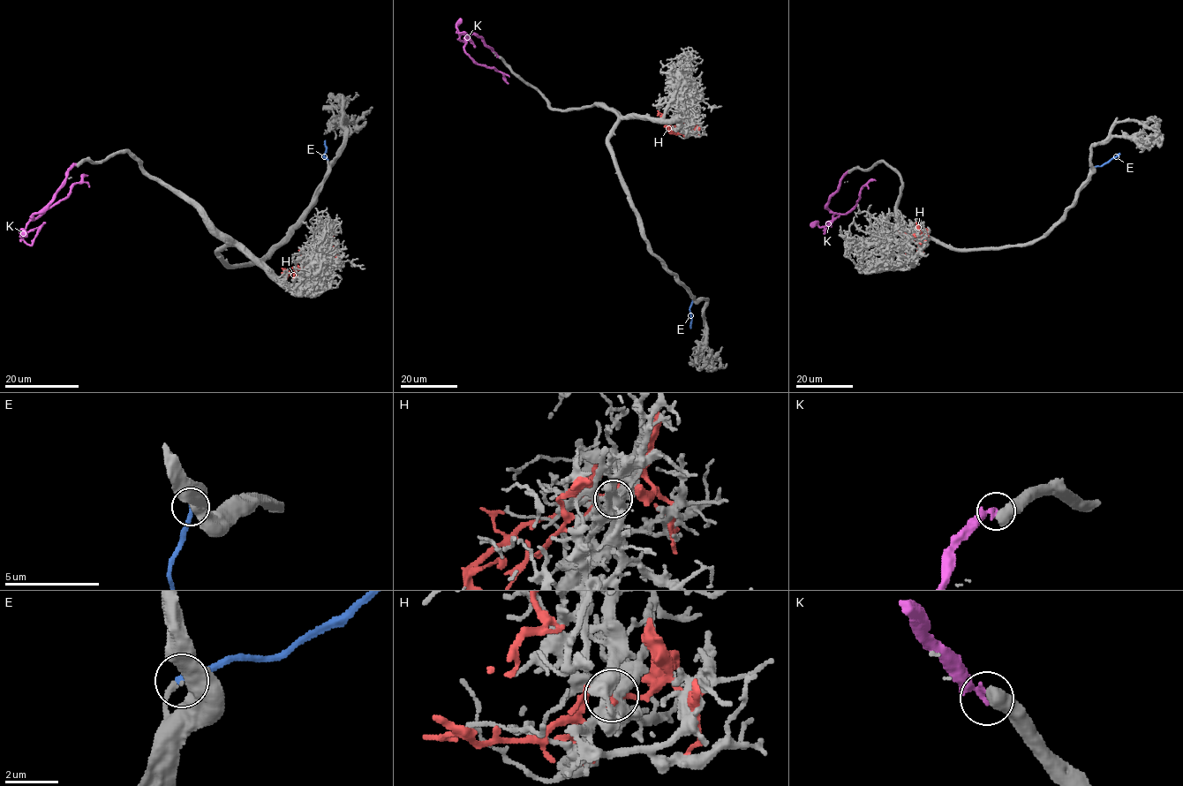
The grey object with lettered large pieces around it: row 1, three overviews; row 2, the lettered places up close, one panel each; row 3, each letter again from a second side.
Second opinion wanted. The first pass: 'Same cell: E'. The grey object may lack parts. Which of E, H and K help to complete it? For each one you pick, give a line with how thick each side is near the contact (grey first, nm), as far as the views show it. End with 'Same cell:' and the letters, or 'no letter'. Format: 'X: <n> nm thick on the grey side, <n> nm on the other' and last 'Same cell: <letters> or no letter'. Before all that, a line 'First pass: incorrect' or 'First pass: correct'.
First pass: correct
E: 200 nm thick on the grey side, 220 nm on the other
Same cell: E

